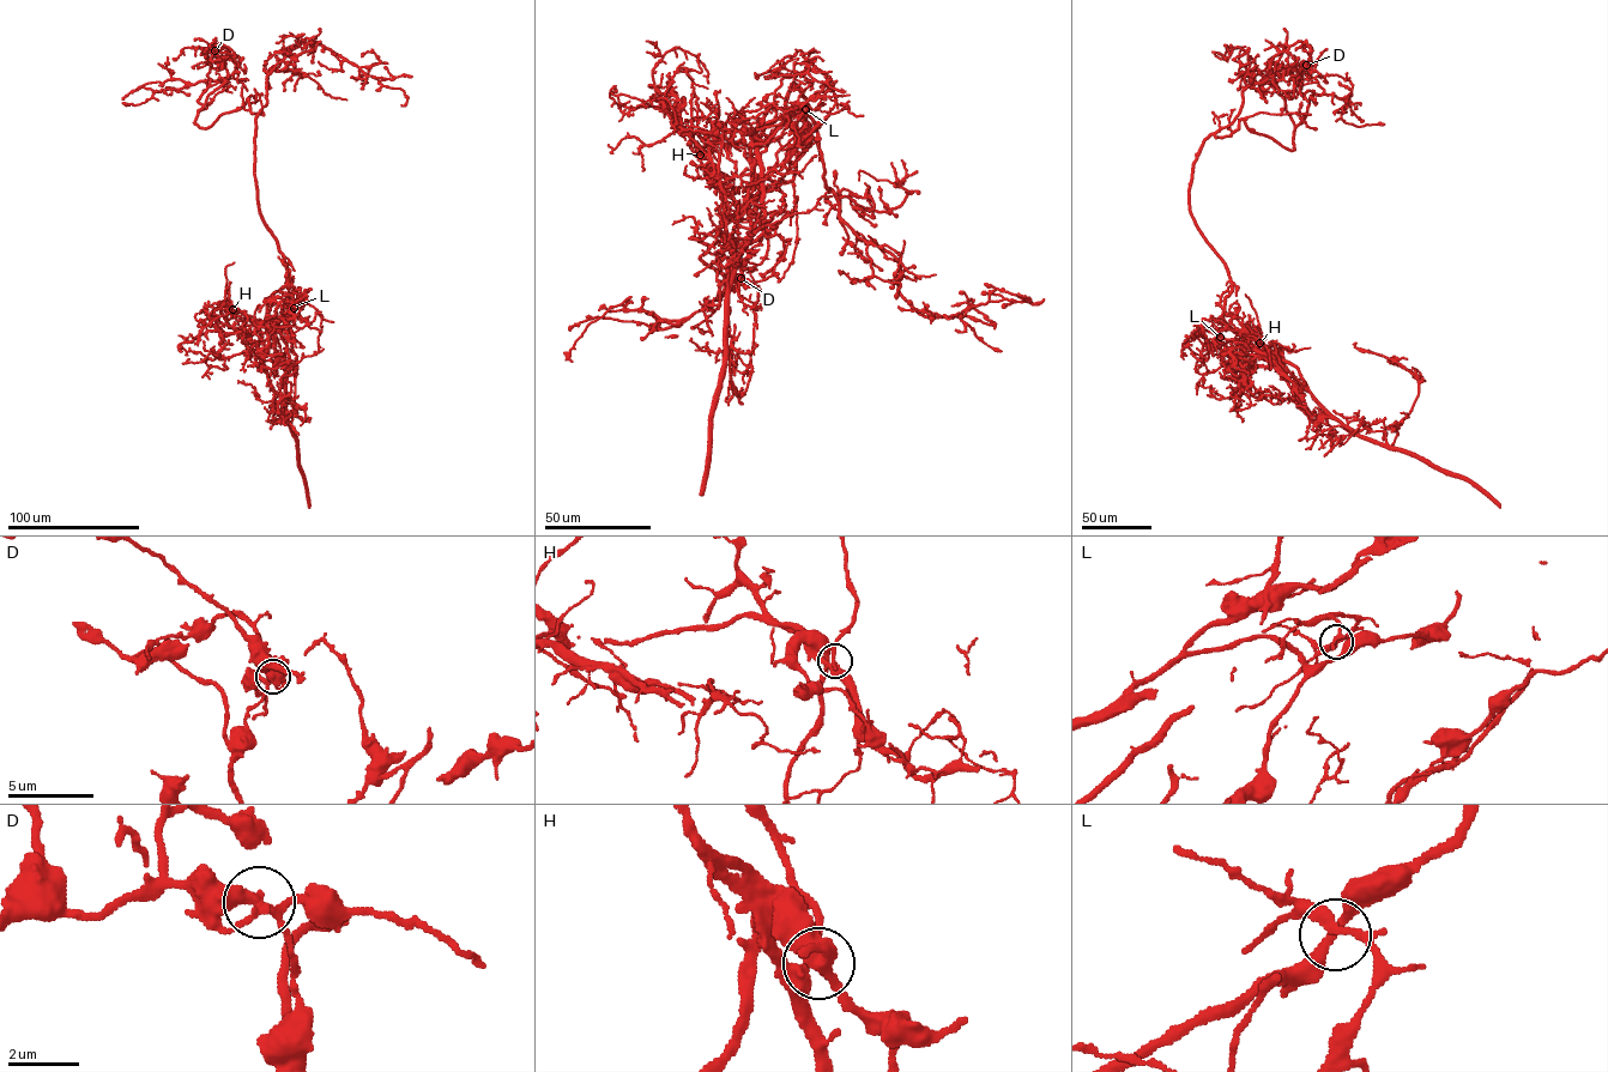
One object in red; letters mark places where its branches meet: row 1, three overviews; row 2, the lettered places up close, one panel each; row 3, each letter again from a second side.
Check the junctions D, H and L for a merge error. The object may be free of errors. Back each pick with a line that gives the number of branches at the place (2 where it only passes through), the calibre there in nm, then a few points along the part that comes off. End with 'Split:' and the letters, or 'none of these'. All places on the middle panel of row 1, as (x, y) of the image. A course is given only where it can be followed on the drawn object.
D: 3 branches meet; 280 nm thick; foreign part runs (742, 278), (742, 266), (766, 230), (768, 234), (765, 259), (748, 268), (737, 265)
Split: D

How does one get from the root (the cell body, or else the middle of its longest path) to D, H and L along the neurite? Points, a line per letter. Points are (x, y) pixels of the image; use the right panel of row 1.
D: (1210, 247), (1189, 203), (1201, 145), (1243, 119), (1294, 150), (1310, 97), (1323, 92), (1306, 65)
H: (1210, 247), (1232, 284), (1223, 320), (1259, 355), (1247, 365), (1256, 359), (1259, 343)
L: (1210, 247), (1225, 265), (1232, 284), (1226, 297), (1223, 320), (1245, 345), (1228, 347), (1220, 337)

